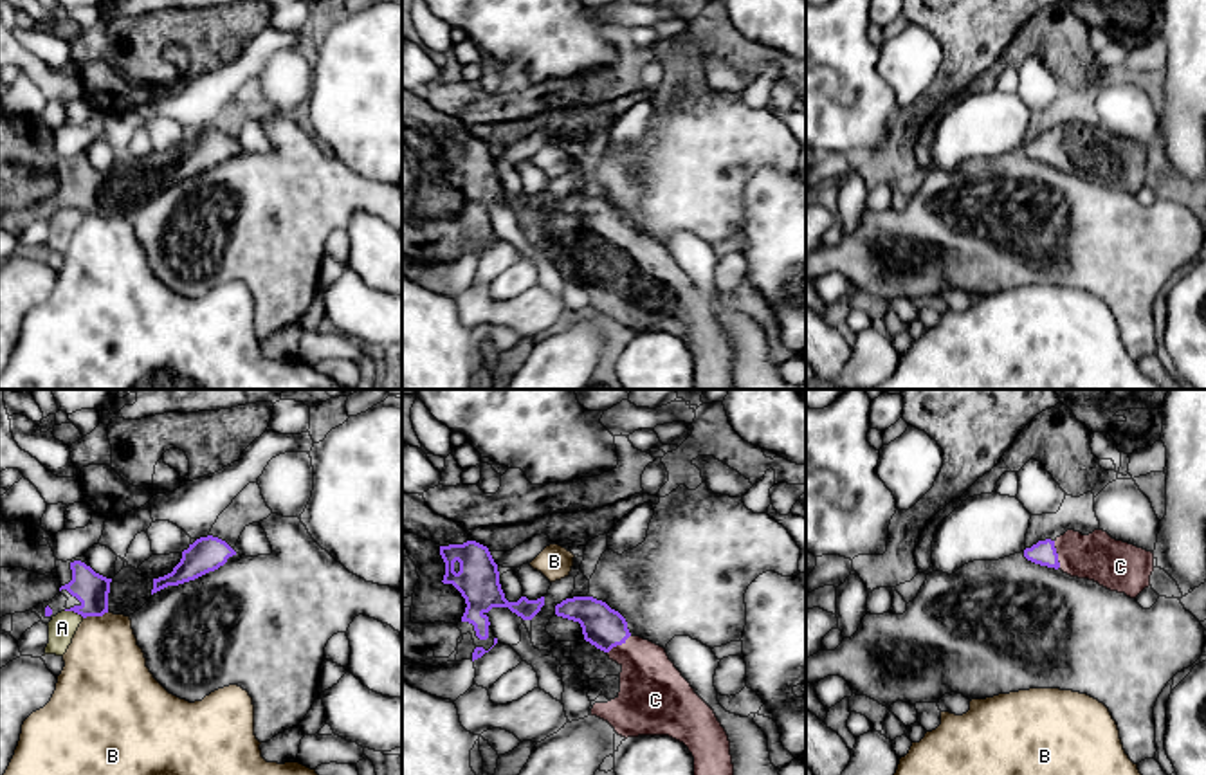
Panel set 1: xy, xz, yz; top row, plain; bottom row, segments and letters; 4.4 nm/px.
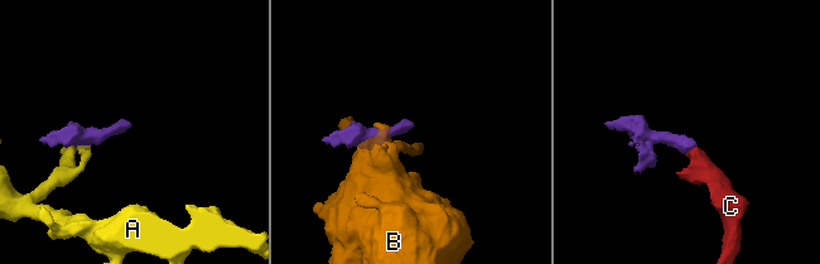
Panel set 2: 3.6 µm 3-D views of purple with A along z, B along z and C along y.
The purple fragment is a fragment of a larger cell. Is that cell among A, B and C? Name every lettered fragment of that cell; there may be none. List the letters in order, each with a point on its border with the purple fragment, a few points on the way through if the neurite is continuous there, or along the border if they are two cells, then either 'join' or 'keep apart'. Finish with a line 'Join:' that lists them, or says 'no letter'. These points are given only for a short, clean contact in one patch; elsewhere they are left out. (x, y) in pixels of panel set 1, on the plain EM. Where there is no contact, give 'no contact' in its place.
A: meets purple in xy at (74, 208); keep apart
B: meets purple in xy at (96, 211); keep apart
C: meets purple in yz at (1057, 150); runs through yz (1044, 148), (1057, 150), (1098, 154); join
Join: C

